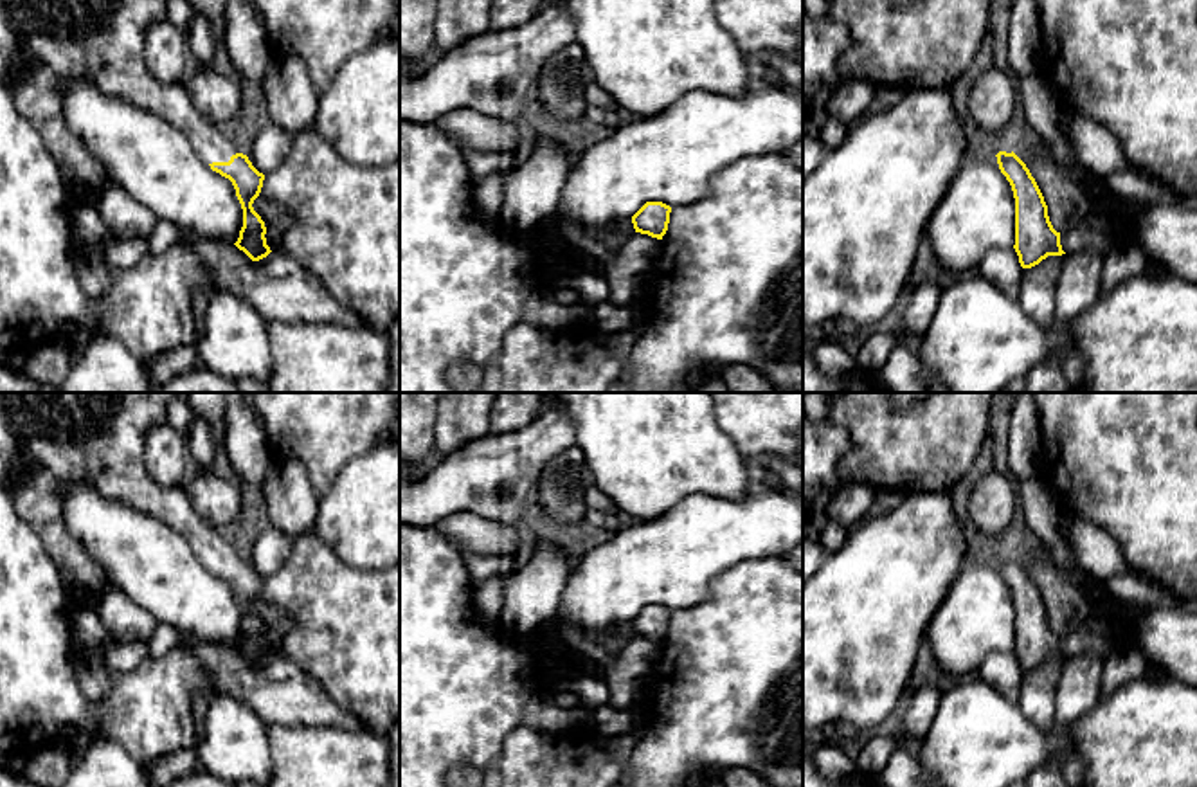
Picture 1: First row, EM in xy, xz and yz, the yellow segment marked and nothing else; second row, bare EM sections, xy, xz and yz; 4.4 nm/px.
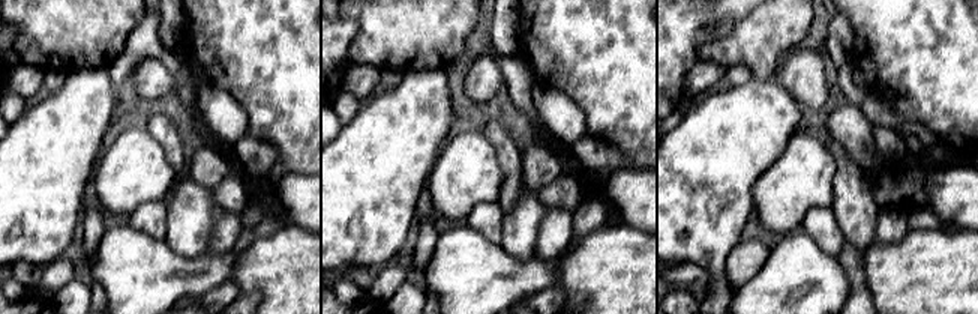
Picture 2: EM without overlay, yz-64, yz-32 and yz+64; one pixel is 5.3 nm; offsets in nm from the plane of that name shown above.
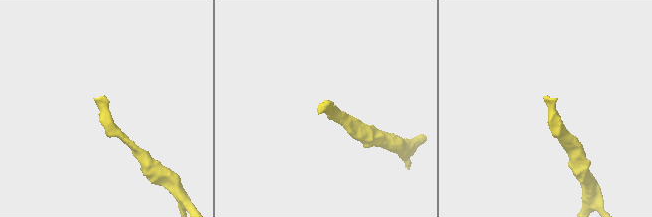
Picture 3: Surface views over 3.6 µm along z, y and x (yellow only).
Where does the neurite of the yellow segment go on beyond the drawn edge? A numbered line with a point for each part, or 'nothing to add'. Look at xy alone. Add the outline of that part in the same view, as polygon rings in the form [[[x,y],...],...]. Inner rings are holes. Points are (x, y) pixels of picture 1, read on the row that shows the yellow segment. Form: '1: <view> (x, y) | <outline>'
1: xy (44, 44) | [[[0,0],[0,85],[11,94],[16,110],[34,126],[58,162],[72,193],[99,196],[110,184],[104,166],[86,144],[68,128],[63,115],[63,85],[90,79],[112,97],[124,99],[140,110],[153,112],[189,137],[205,164],[229,162],[239,153],[236,142],[221,135],[216,124],[205,121],[189,94],[180,86],[157,81],[144,65],[144,32],[153,22],[167,20],[169,0]]]

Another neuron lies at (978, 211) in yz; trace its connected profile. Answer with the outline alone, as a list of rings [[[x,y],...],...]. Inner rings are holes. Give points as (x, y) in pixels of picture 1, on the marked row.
[[[970,155],[931,213],[929,236],[938,270],[977,270],[990,249],[1015,245],[1015,198],[995,155]]]

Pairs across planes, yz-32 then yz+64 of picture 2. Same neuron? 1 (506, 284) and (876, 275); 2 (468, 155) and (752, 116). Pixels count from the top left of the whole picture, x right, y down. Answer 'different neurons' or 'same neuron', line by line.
1: different neurons
2: different neurons

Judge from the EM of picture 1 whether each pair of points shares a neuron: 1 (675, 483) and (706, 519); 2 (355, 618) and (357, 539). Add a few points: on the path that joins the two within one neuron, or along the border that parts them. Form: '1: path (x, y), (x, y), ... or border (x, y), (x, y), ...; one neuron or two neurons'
1: border (731, 497), (690, 494), (659, 515), (650, 517); two neurons
2: border (323, 542), (351, 566), (380, 569); two neurons

